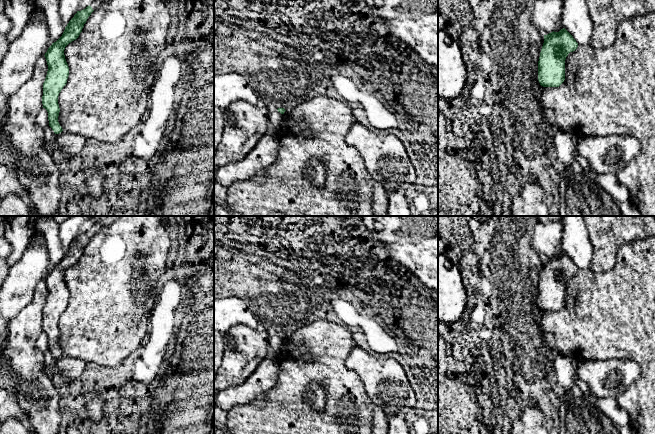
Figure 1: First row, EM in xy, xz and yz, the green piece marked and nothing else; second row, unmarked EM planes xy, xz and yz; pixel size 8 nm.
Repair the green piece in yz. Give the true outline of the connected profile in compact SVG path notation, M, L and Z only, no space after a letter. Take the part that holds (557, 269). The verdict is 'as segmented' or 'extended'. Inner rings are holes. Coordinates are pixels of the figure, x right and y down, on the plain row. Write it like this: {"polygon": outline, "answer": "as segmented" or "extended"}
{"polygon": "M565 253L544 259L538 285L538 305L543 311L559 311L565 304L565 284L578 267Z", "answer": "as segmented"}

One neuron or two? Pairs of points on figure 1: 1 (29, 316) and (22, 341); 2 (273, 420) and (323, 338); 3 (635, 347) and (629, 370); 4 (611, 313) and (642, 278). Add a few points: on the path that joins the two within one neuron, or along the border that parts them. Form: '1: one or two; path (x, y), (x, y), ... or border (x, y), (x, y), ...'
1: one; path (28, 322), (22, 335)
2: one; path (287, 400), (289, 393), (320, 362), (320, 358)
3: two; border (608, 359), (632, 359), (639, 366), (638, 379)
4: one; path (620, 304), (637, 287)

